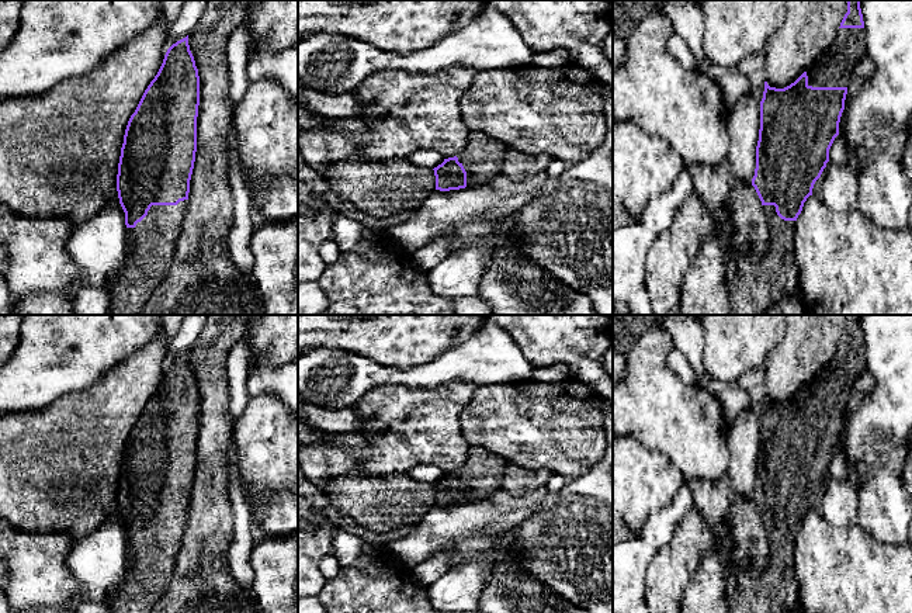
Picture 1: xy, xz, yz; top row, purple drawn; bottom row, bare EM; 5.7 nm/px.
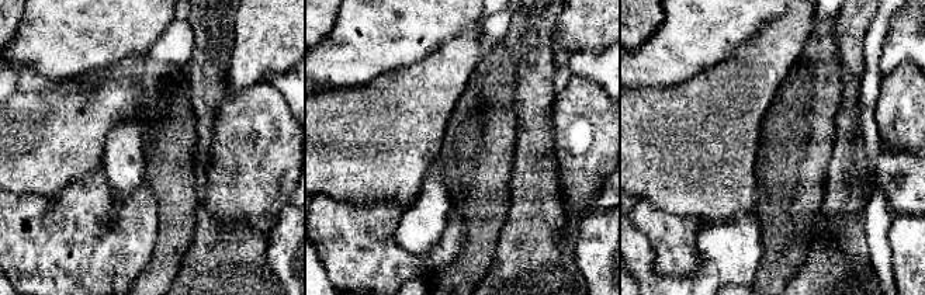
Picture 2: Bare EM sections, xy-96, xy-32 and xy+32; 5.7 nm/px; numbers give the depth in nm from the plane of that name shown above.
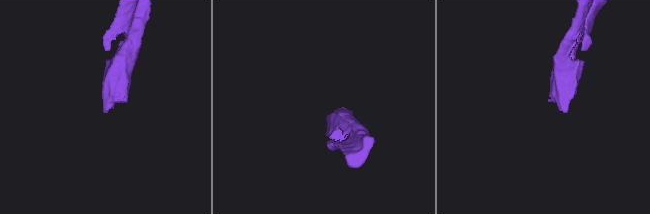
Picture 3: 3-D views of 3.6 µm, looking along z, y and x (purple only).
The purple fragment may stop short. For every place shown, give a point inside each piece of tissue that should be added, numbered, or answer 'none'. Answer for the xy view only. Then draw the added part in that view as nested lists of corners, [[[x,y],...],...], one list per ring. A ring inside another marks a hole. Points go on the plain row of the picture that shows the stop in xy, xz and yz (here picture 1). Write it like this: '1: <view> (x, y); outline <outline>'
1: xy (153, 554); outline [[[188,515],[177,520],[152,520],[148,530],[128,543],[131,568],[110,606],[111,613],[149,613],[162,599],[183,547]]]

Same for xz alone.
1: xz (482, 471); outline [[[471,446],[468,458],[457,470],[467,486],[467,502],[492,498],[502,484],[507,461],[479,446]]]

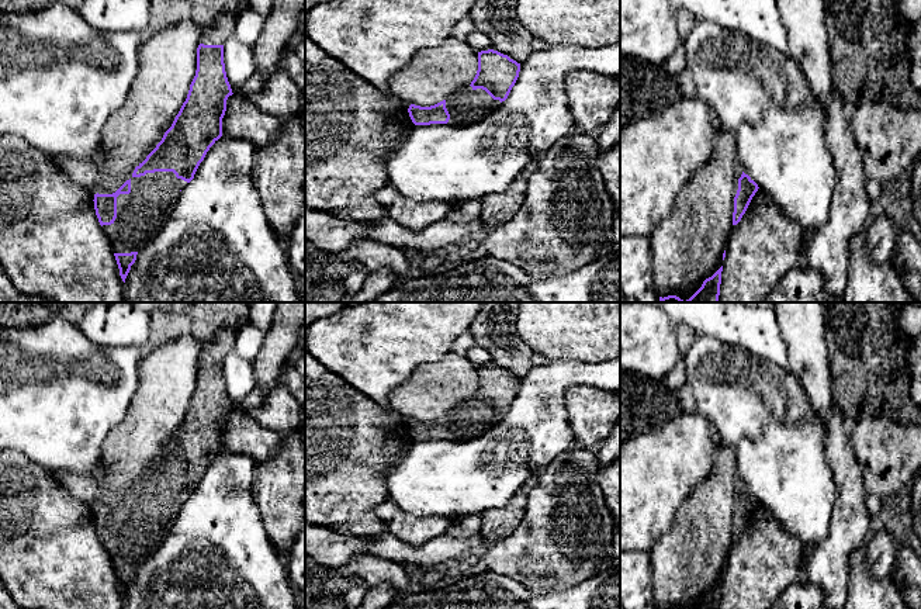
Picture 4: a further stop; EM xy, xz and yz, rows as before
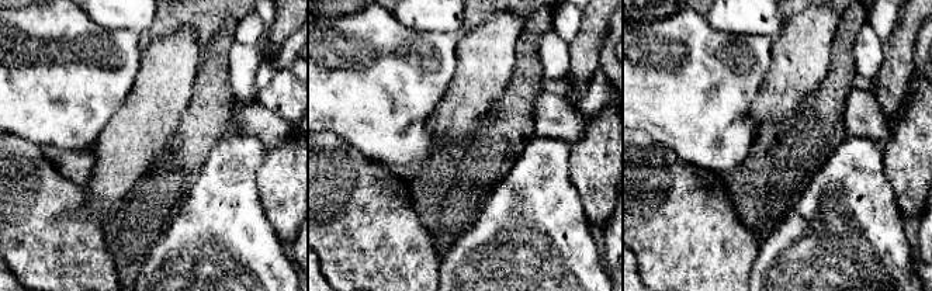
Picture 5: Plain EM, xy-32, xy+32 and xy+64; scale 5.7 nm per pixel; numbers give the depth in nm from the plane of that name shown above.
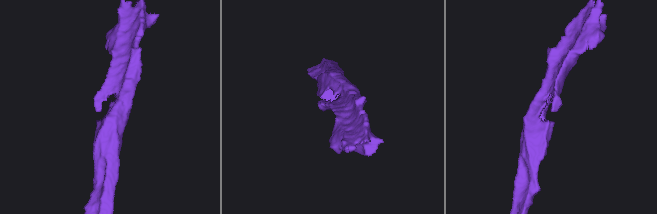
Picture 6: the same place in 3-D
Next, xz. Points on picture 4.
1: xz (467, 421); outline [[[465,401],[446,414],[446,423],[450,429],[447,440],[467,442],[479,437],[499,419],[501,416],[494,415],[485,405]]]

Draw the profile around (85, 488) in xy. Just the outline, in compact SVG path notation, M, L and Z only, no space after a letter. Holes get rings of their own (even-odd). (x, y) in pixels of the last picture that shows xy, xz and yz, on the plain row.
M70 473L53 474L56 481L75 498L83 502L94 502L98 496L97 477L76 475Z

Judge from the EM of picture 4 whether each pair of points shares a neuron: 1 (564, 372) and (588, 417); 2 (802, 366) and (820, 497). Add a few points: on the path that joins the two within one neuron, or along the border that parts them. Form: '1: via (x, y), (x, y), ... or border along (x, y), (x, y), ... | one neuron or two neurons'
1: border along (605, 390), (574, 386), (565, 398), (568, 419) | two neurons
2: border along (788, 369), (797, 379), (810, 407), (824, 425) | two neurons

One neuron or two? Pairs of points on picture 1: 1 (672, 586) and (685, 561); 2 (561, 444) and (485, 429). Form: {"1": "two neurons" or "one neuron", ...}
{"1": "one neuron", "2": "one neuron"}

